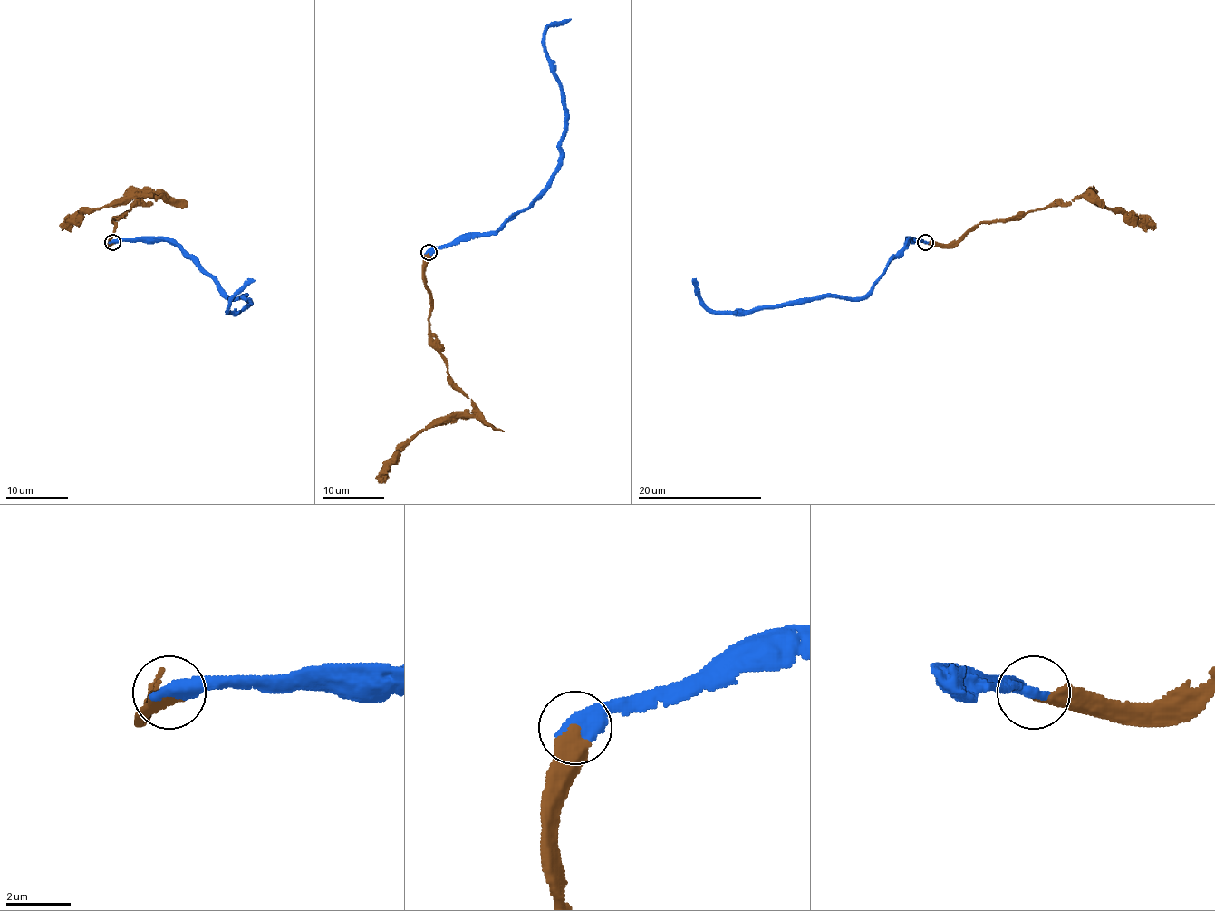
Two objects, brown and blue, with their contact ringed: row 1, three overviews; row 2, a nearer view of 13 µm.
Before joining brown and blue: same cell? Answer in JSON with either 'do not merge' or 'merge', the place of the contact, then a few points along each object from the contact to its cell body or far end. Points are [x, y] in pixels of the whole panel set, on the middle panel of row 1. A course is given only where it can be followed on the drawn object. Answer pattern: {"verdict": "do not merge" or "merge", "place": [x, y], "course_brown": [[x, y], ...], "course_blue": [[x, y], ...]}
{"verdict": "merge", "place": [429, 252], "course_brown": [[429, 252], [424, 284], [430, 344], [450, 380], [472, 402], [472, 411], [432, 420], [378, 480]], "course_blue": [[429, 252], [489, 235], [545, 188], [559, 162], [564, 121], [563, 86], [545, 49], [545, 32], [570, 19]]}

